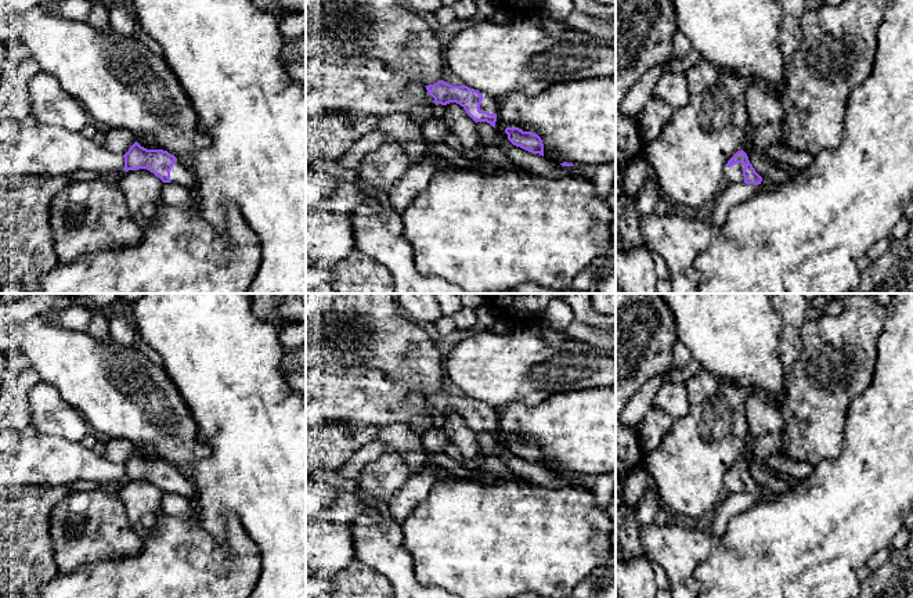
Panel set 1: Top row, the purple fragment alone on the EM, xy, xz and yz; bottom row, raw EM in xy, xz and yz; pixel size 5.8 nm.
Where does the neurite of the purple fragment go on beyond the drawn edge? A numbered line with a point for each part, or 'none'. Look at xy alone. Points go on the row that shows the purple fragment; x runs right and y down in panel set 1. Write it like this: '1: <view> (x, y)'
1: xy (180, 173)

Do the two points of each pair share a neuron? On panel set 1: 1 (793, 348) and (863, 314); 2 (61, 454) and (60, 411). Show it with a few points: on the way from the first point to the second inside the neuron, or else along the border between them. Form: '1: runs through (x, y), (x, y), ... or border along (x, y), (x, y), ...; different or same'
1: border along (805, 319), (801, 327), (801, 353), (786, 373); different
2: border along (38, 431), (79, 443); different

